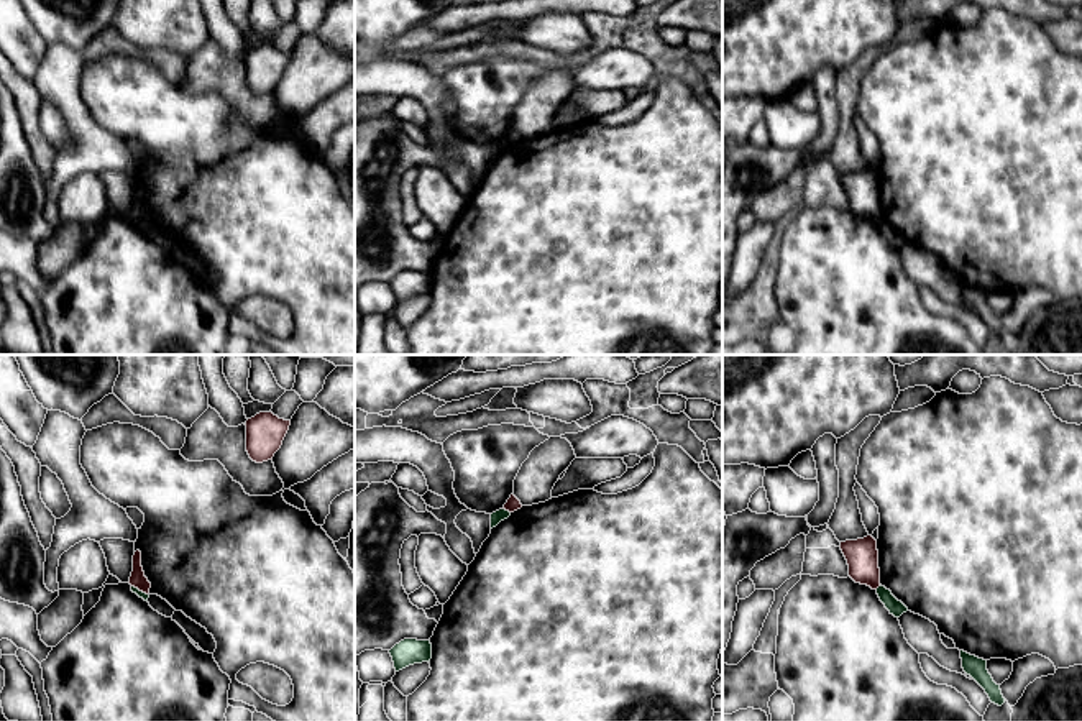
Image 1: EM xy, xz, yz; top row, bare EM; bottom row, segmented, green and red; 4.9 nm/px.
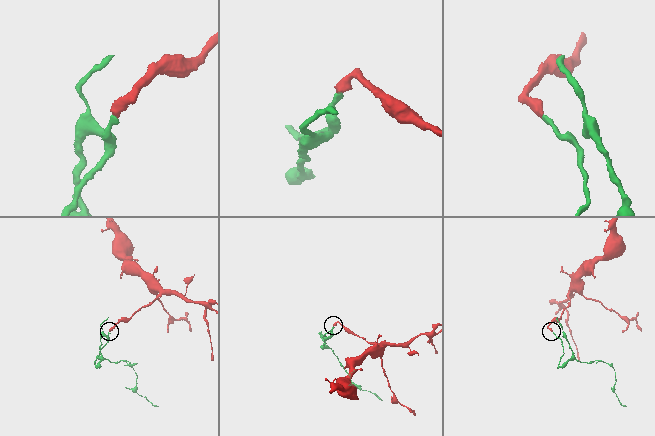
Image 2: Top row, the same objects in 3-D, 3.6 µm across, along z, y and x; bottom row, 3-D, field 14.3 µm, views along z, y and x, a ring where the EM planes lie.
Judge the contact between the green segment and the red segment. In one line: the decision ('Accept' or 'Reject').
Reject

